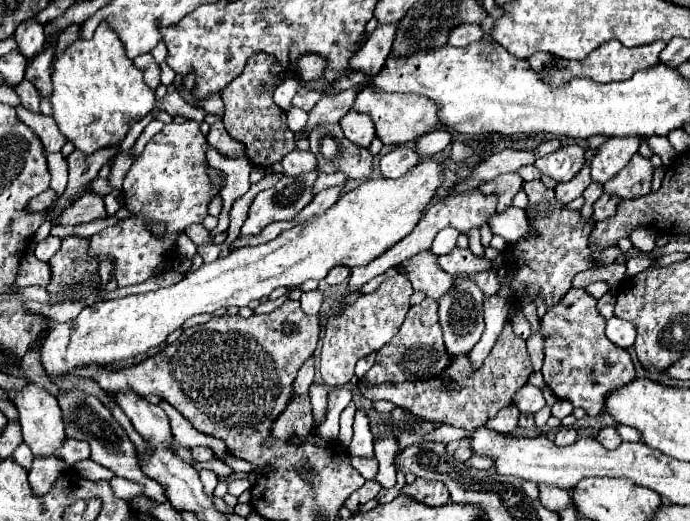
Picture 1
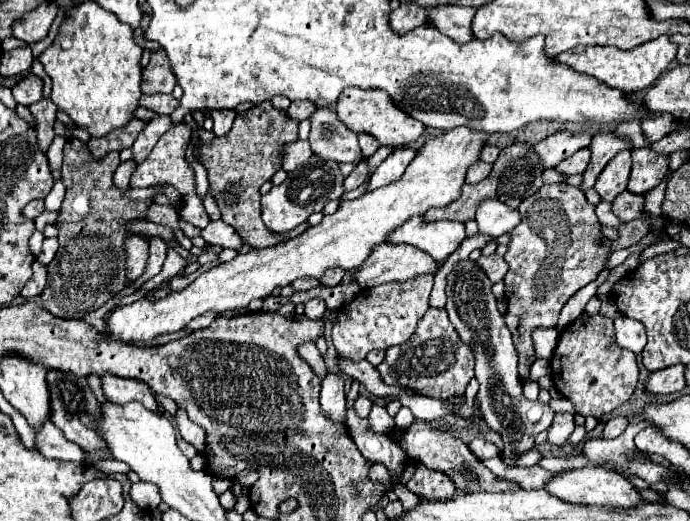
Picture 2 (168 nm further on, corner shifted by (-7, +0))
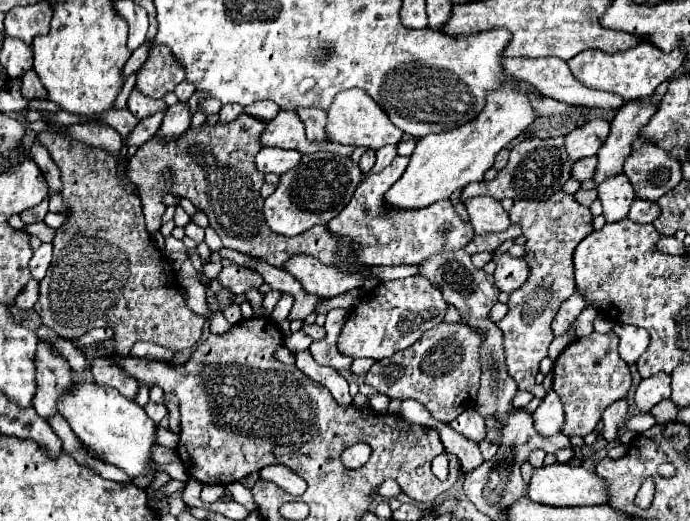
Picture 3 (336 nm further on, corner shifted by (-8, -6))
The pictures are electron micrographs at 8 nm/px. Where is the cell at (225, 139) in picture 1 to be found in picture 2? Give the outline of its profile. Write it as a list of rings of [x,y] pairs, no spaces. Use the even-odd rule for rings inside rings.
[[[211,111],[211,119],[215,123],[213,127],[213,133],[219,137],[219,135],[225,135],[229,129],[231,129],[231,123],[233,119],[237,117],[237,111]]]

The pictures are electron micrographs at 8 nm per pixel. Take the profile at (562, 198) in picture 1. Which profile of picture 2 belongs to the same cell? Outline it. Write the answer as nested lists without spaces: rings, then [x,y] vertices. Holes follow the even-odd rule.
[[[599,131],[593,141],[591,141],[591,163],[587,167],[587,171],[583,173],[583,185],[581,189],[587,191],[587,187],[593,187],[599,173],[605,169],[605,165],[621,151],[631,149],[631,141],[629,139],[621,139],[615,131]]]

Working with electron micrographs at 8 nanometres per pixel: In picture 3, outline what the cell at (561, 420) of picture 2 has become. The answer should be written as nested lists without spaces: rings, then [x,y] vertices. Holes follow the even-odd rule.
[[[550,389],[542,405],[534,411],[534,429],[544,437],[552,437],[556,433],[562,433],[562,427],[564,427],[564,409],[560,397]]]

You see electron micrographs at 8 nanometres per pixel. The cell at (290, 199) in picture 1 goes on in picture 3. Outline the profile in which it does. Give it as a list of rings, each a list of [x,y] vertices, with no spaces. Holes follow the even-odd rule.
[[[326,151],[304,155],[298,167],[280,177],[276,191],[264,201],[264,217],[268,227],[280,235],[294,237],[314,225],[326,225],[348,205],[360,183],[360,177],[362,171],[350,161],[350,157]]]

